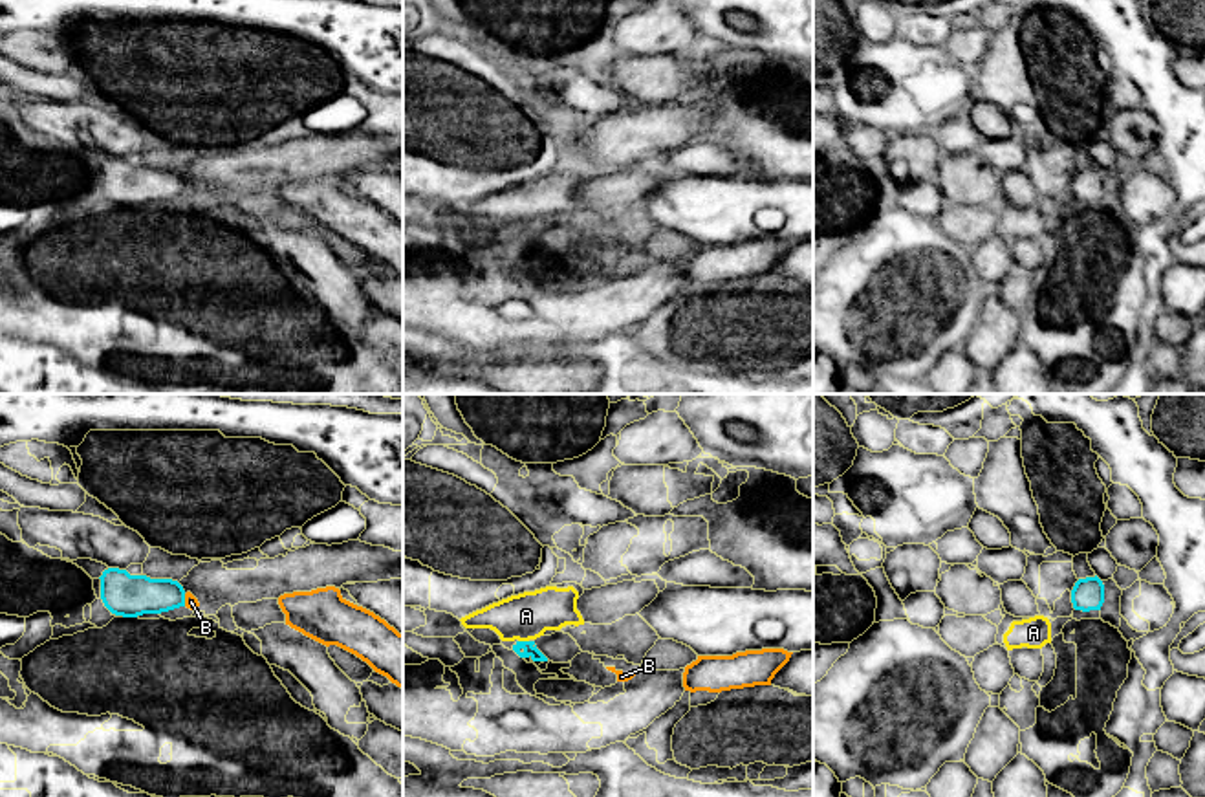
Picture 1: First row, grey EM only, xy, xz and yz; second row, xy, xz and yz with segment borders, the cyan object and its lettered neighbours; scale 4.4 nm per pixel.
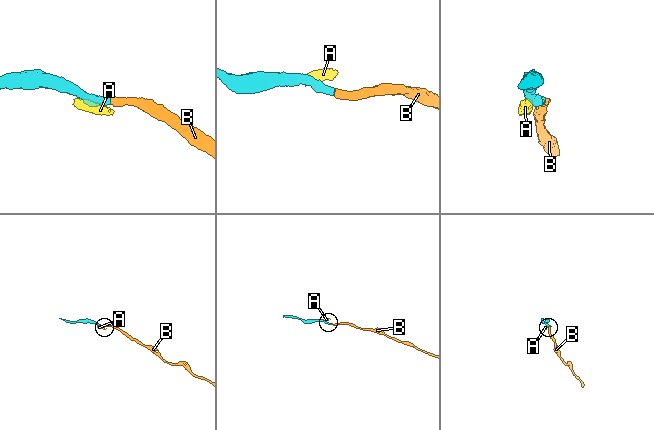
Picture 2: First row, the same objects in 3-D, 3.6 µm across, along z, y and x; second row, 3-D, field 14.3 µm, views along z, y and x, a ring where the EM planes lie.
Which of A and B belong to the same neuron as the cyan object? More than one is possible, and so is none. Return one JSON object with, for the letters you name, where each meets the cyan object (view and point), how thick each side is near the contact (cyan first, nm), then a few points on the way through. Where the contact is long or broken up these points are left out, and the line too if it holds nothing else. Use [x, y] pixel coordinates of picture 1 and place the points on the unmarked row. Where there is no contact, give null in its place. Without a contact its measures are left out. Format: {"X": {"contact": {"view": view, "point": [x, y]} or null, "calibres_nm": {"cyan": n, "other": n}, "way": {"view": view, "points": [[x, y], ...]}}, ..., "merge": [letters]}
{"B": {"contact": {"view": "xy", "point": [184, 189]}, "calibres_nm": {"cyan": 190, "other": 60}, "way": {"view": "xy", "points": [[129, 185], [174, 185], [184, 189], [191, 191]]}}, "merge": ["B"]}

